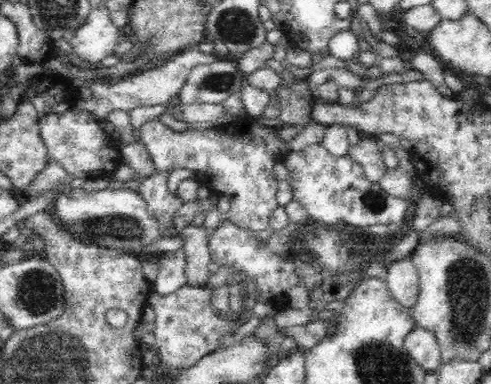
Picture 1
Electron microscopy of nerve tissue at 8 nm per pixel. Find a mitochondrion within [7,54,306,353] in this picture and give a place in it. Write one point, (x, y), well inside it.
(36, 292)

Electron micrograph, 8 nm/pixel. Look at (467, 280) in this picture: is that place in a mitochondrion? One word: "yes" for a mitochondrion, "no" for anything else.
yes

